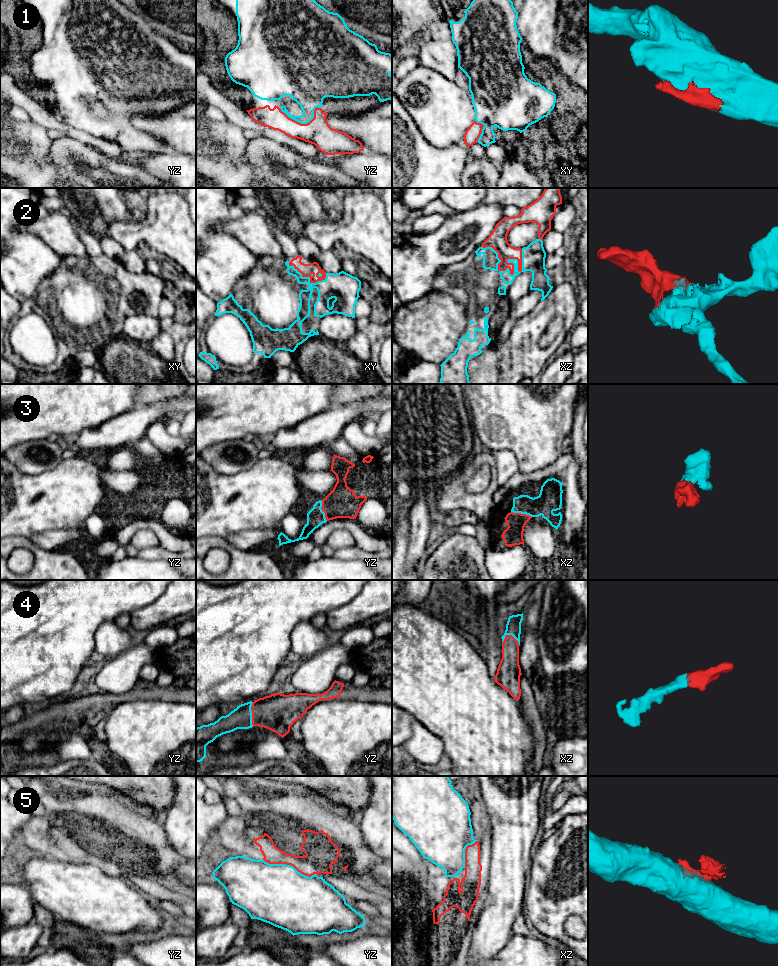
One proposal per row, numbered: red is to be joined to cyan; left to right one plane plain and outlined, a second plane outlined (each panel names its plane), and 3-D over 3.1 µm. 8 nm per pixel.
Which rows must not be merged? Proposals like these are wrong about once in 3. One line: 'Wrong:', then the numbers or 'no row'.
Wrong: 5

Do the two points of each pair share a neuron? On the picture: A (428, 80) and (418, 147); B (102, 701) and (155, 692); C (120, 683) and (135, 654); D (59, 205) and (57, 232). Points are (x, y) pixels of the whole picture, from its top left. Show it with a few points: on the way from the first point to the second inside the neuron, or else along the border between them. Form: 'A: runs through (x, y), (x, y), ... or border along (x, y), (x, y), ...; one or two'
A: border along (407, 112), (420, 133), (437, 148); two
B: runs through (115, 699), (129, 696), (136, 692), (142, 692); one
C: runs through (120, 676), (132, 661); one
D: border along (63, 209), (49, 212); two

